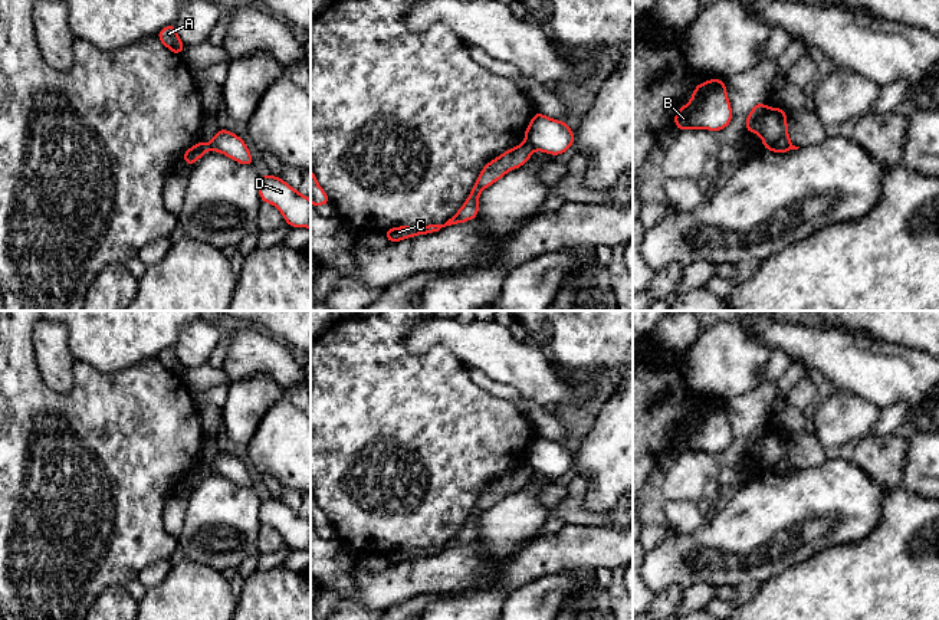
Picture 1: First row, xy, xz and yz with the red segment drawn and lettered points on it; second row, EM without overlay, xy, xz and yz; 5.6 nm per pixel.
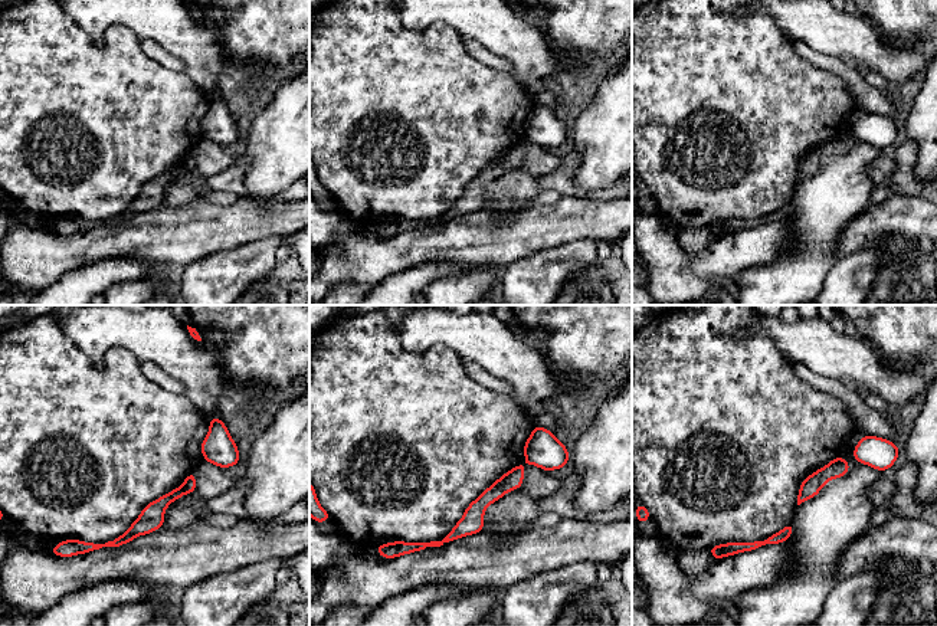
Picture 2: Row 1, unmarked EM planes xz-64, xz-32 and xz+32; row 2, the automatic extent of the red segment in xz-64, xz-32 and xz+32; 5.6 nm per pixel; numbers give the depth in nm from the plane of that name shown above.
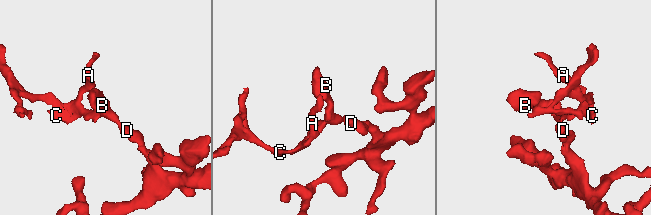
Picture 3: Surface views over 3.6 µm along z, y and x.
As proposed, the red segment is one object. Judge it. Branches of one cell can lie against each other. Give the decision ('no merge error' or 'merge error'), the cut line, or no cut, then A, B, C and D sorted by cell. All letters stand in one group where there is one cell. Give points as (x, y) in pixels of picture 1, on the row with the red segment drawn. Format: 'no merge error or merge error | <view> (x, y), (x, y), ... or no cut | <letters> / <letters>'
merge error | xz (525, 141), (534, 150) | A C / B D

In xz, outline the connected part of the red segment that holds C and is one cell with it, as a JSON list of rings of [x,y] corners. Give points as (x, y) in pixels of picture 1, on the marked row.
[[[522,142],[498,158],[489,161],[480,171],[472,191],[469,193],[467,200],[459,209],[459,211],[449,219],[444,224],[429,224],[429,226],[398,226],[384,230],[390,243],[397,243],[407,237],[414,237],[418,234],[430,234],[439,232],[441,227],[464,223],[467,220],[476,219],[479,213],[479,196],[480,191],[500,180],[508,171],[516,170],[523,165],[532,155],[532,148]]]

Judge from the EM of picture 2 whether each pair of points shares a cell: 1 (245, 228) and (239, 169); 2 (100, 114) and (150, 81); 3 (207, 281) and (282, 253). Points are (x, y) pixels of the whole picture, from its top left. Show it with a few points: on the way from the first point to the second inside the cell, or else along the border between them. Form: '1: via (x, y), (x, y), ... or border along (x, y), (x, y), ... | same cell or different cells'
1: border along (239, 196), (245, 197) | different cells
2: via (112, 110), (121, 110), (137, 94) | same cell
3: border along (291, 248), (281, 245), (274, 261) | different cells

